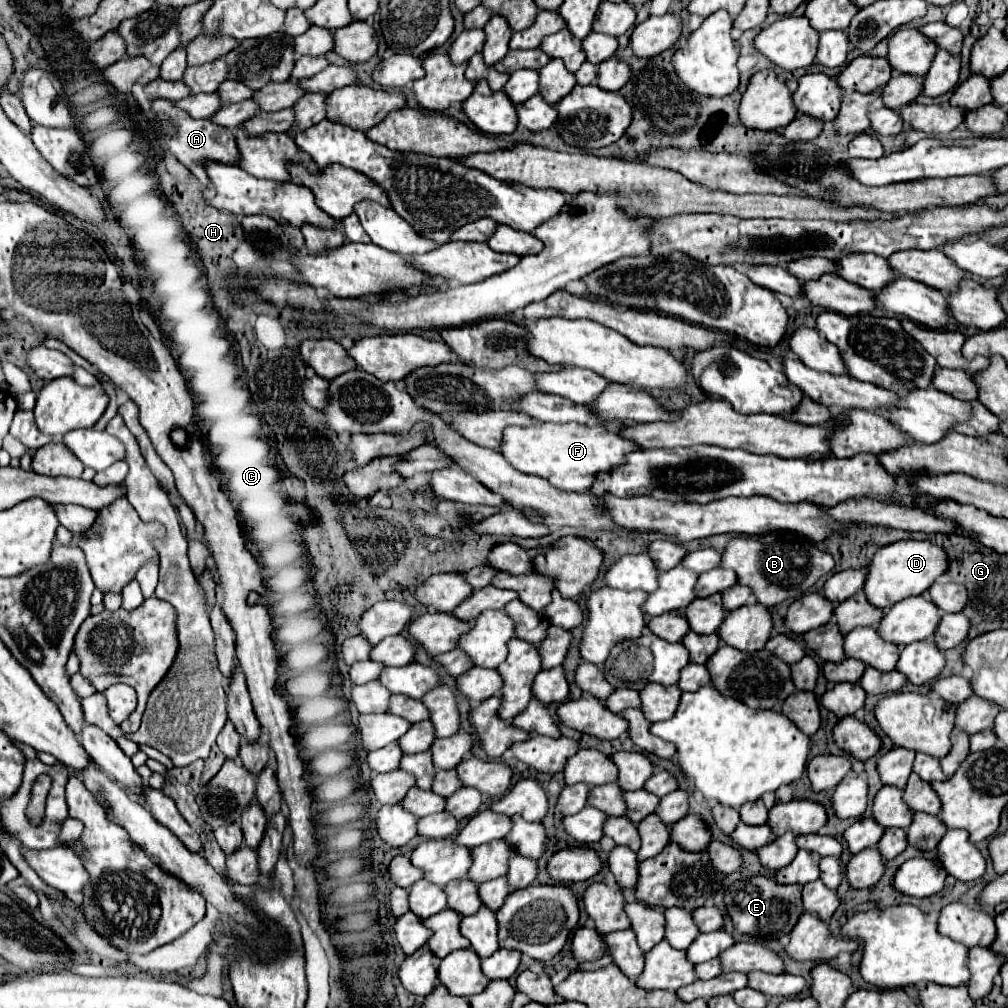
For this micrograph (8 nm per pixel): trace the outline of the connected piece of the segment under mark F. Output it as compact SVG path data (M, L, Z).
M536 423L530 427L508 427L504 431L502 455L506 461L522 473L538 475L550 481L552 487L562 491L588 491L598 473L608 473L616 465L624 465L624 457L636 451L638 445L630 439L610 433L602 425L580 425L580 423Z

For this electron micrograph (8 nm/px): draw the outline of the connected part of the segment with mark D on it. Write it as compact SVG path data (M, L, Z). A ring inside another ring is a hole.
M896 541L878 549L870 559L868 577L864 581L864 593L874 607L886 611L906 597L922 595L946 569L948 557L938 545L930 541Z

